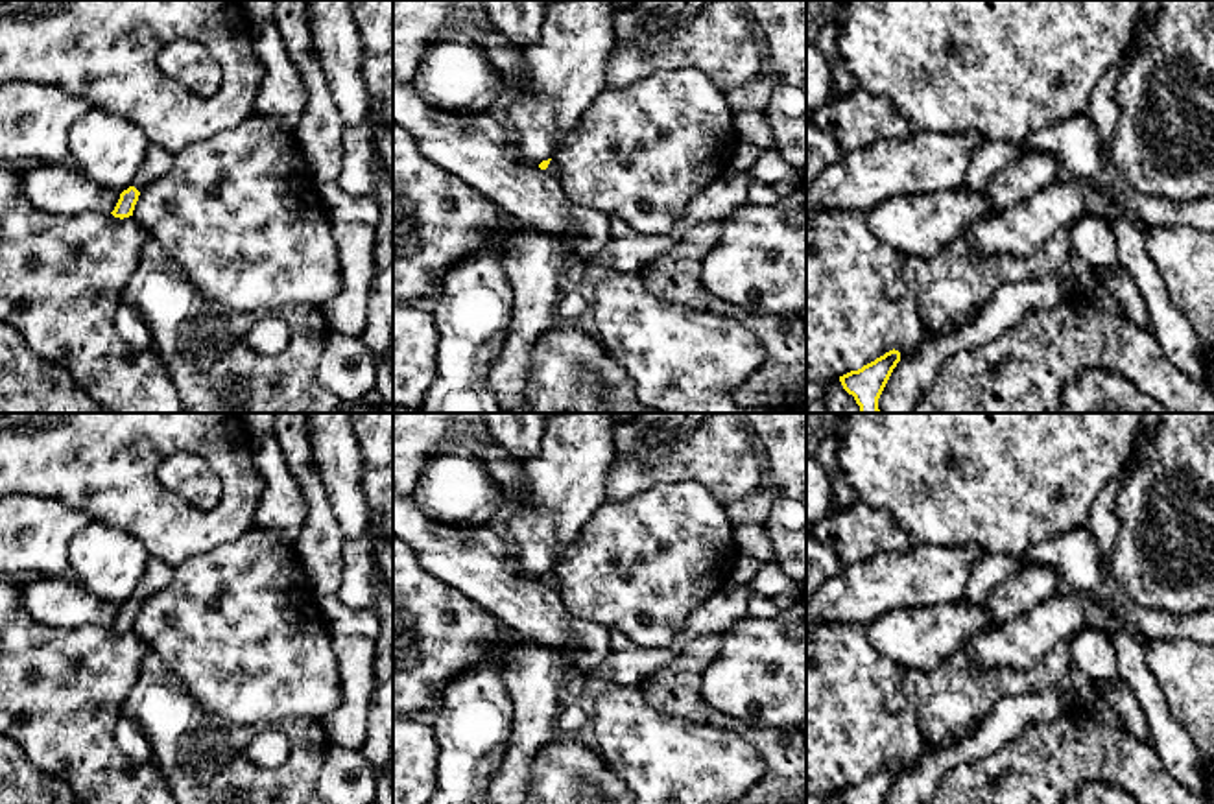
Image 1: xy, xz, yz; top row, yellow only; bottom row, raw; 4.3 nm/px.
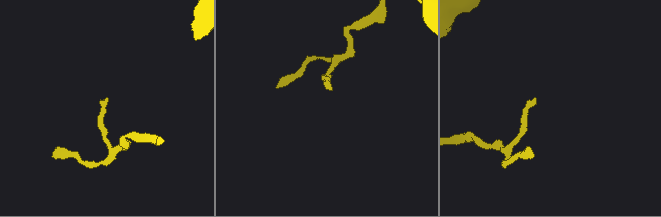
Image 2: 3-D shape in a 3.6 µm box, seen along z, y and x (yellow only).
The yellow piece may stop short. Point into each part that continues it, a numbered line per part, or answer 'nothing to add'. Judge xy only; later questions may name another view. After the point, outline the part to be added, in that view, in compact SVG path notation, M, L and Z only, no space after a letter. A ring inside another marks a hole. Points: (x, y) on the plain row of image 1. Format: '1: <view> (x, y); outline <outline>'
1: xy (159, 574); outline M149 557L146 564L146 577L138 590L135 592L133 599L140 605L144 603L151 594L162 590L166 585L172 583L175 575L175 566Z

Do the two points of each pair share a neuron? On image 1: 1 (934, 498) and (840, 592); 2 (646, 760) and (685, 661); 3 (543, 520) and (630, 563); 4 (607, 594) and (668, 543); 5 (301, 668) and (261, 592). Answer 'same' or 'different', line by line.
1: different
2: different
3: different
4: same
5: same

